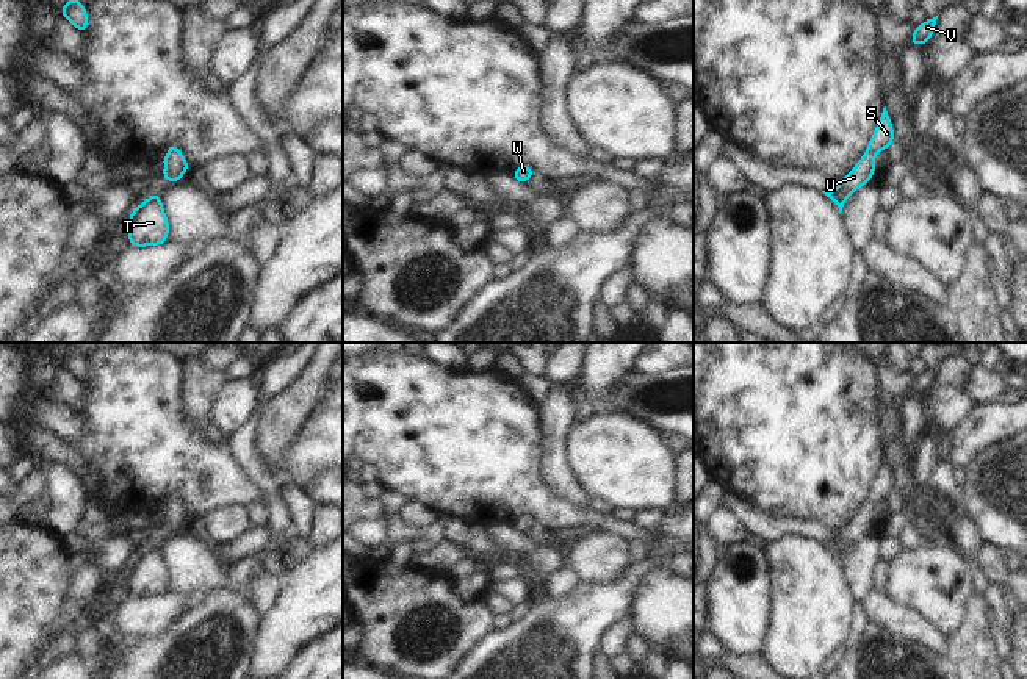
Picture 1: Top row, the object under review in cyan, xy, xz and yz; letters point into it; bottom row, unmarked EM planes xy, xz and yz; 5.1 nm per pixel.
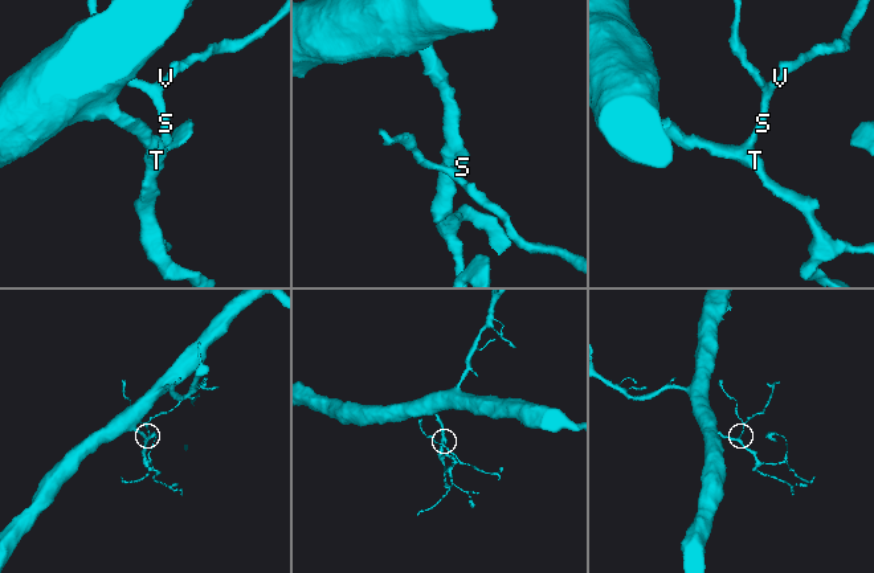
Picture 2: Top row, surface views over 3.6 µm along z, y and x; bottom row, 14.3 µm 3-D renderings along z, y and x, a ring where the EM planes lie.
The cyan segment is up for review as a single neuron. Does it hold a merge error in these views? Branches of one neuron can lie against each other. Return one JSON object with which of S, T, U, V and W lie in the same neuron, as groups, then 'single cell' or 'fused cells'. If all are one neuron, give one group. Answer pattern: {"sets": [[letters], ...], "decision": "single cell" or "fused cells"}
{"sets": [["S", "T", "U", "V", "W"]], "decision": "single cell"}

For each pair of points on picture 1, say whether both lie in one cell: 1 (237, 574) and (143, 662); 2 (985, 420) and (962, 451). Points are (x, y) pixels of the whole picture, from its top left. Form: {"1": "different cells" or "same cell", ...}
{"1": "different cells", "2": "same cell"}

